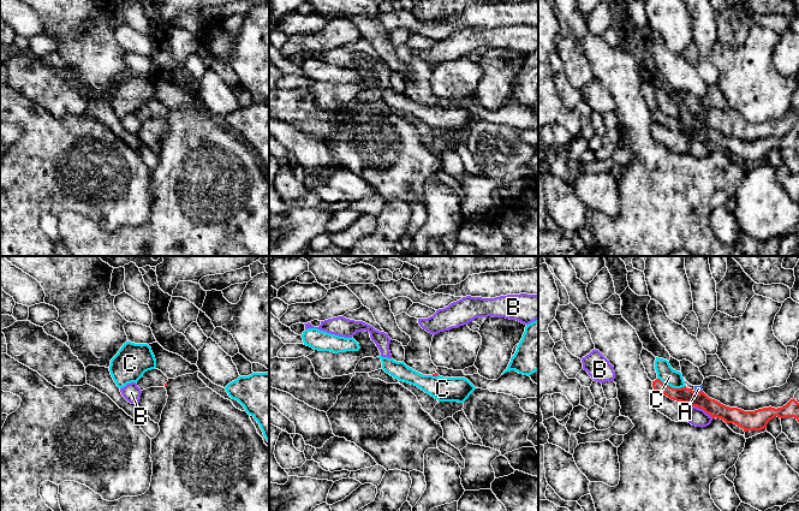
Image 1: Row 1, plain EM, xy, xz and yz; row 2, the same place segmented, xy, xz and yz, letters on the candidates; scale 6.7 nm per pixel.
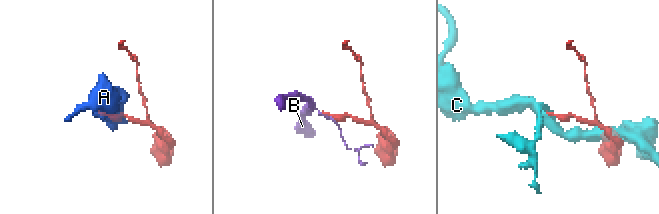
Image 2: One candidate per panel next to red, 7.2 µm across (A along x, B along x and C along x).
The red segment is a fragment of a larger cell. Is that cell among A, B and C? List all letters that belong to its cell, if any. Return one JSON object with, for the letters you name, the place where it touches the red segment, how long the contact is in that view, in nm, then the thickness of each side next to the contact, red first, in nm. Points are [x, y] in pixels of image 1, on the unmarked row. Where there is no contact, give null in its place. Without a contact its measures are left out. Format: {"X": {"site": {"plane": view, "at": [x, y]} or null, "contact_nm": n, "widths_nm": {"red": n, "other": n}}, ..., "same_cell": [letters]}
{"same_cell": []}

